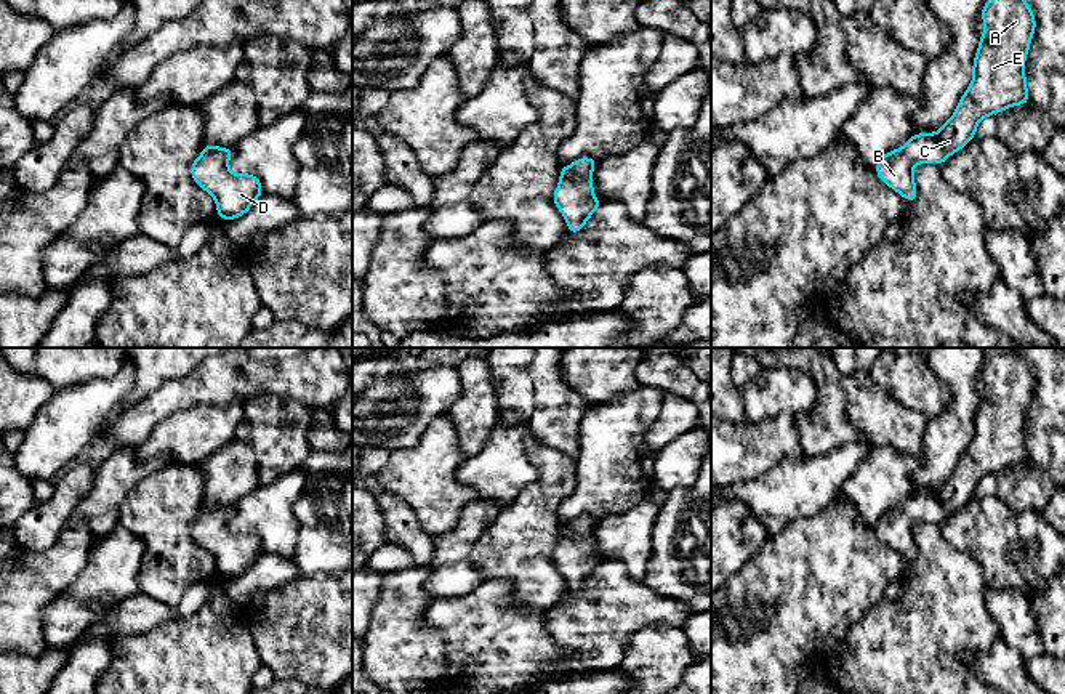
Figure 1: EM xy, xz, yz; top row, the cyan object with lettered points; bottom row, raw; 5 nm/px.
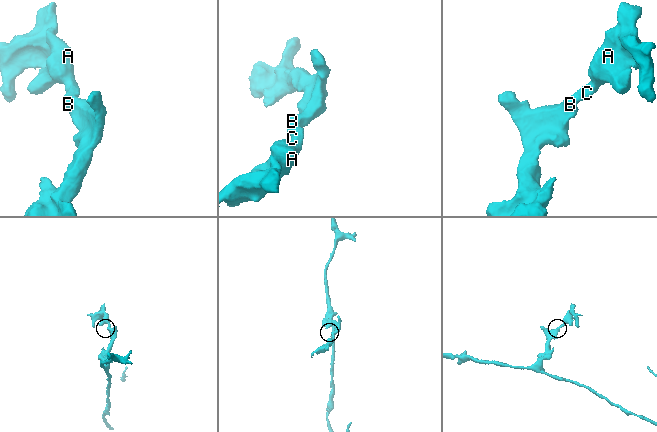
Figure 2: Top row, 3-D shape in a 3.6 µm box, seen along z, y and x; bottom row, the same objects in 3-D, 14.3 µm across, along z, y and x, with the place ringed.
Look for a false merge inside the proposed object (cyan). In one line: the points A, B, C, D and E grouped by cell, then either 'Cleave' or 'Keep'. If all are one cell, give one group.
Groups: A B C D E. Keep

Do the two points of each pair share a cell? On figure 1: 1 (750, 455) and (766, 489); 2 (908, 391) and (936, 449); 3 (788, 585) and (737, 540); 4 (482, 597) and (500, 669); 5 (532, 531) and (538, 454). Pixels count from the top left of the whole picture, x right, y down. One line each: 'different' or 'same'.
1: different
2: different
3: different
4: same
5: same

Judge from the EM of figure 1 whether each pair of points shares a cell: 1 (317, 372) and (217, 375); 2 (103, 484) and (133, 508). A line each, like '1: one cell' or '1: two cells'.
1: one cell
2: two cells

